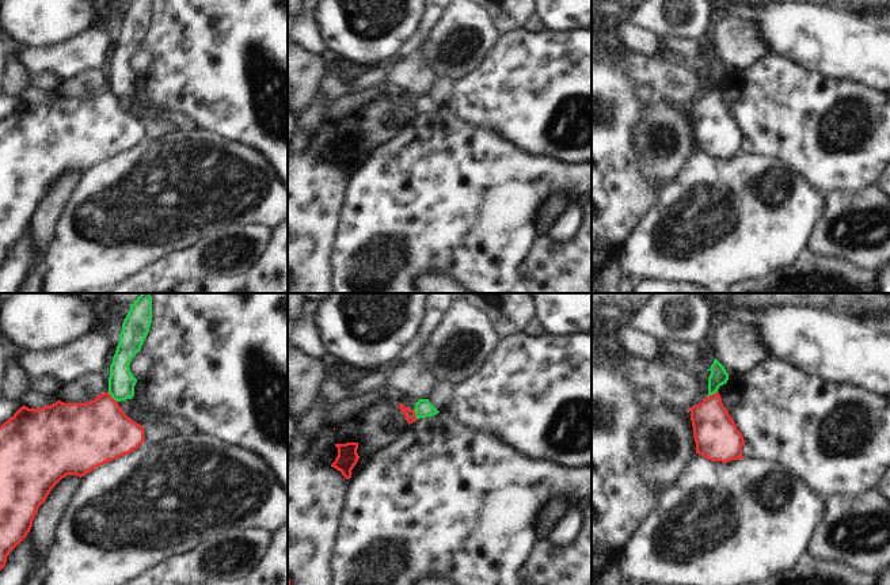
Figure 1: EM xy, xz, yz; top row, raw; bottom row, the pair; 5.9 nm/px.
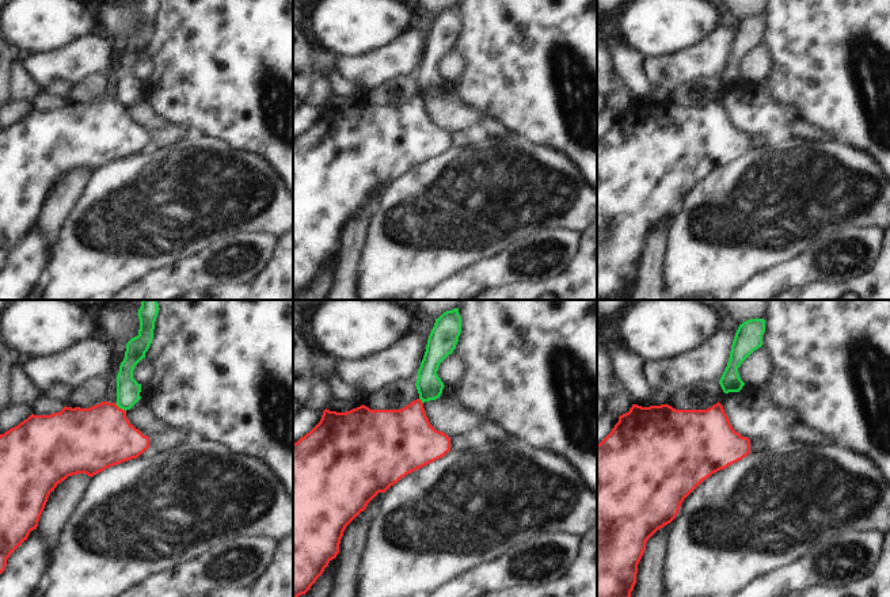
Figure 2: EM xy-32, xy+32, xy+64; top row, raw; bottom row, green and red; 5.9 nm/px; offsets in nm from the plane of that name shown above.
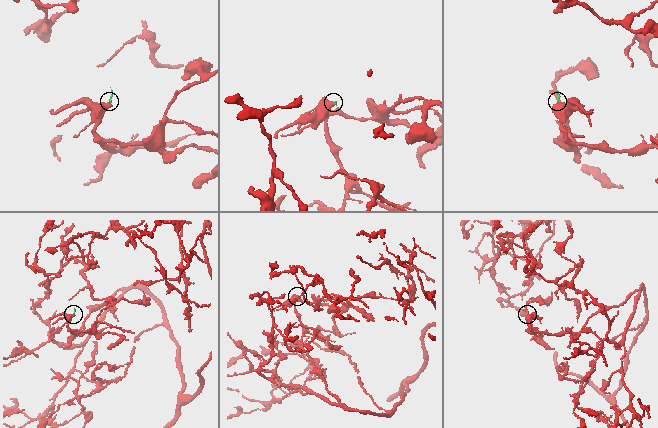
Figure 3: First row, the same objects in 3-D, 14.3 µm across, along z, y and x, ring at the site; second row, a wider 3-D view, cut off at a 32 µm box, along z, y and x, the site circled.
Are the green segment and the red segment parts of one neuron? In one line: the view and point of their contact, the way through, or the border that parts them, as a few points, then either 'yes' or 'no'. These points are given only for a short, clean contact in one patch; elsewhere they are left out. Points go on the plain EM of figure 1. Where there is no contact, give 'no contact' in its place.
yz (711, 90) | along yz (717, 87), (706, 94) | no

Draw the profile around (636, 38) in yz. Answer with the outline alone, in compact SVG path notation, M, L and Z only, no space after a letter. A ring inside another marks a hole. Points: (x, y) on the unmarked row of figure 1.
M616 19L616 22L625 48L649 57L662 58L661 38L655 33L634 24L630 19Z

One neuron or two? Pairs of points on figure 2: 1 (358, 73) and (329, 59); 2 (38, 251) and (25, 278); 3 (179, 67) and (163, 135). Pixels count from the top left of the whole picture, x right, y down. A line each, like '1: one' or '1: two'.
1: two
2: one
3: two

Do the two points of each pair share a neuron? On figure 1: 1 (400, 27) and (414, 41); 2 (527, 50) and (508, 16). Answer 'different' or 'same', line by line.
1: different
2: different

